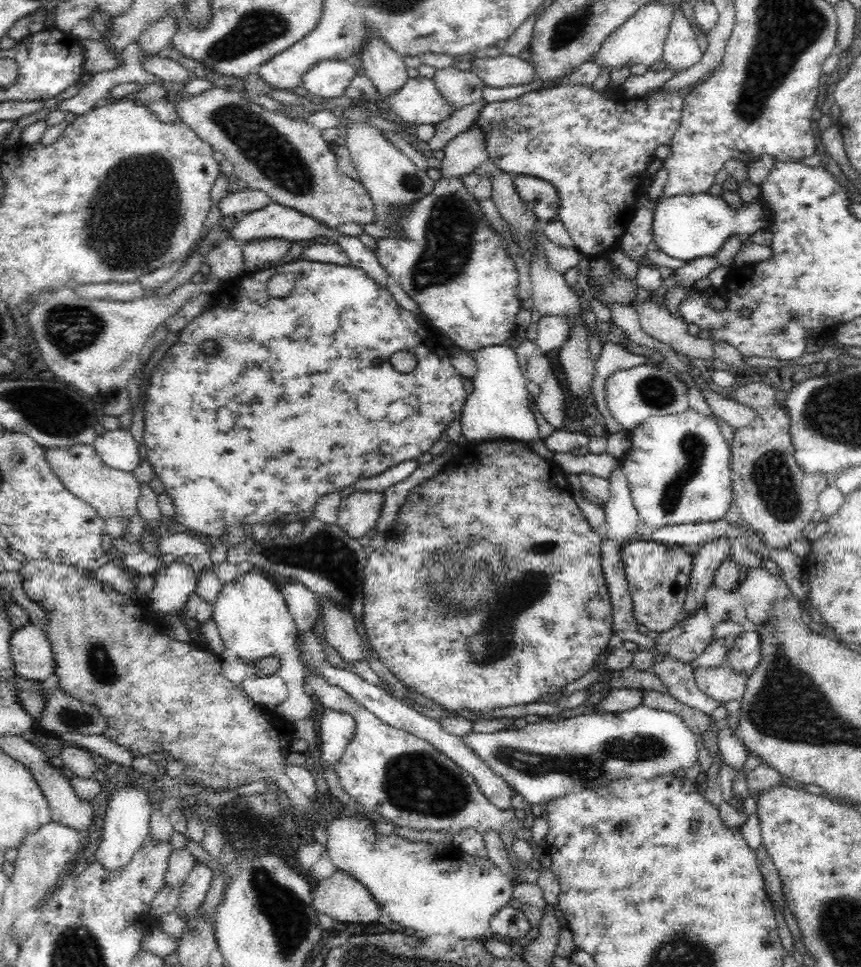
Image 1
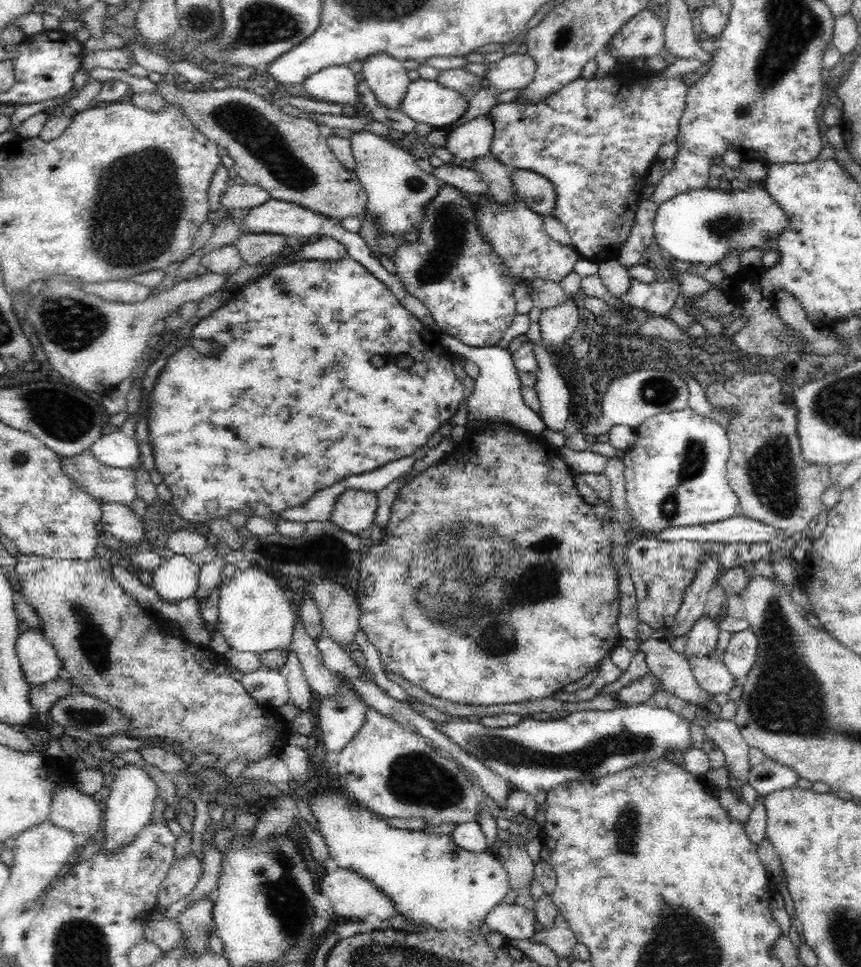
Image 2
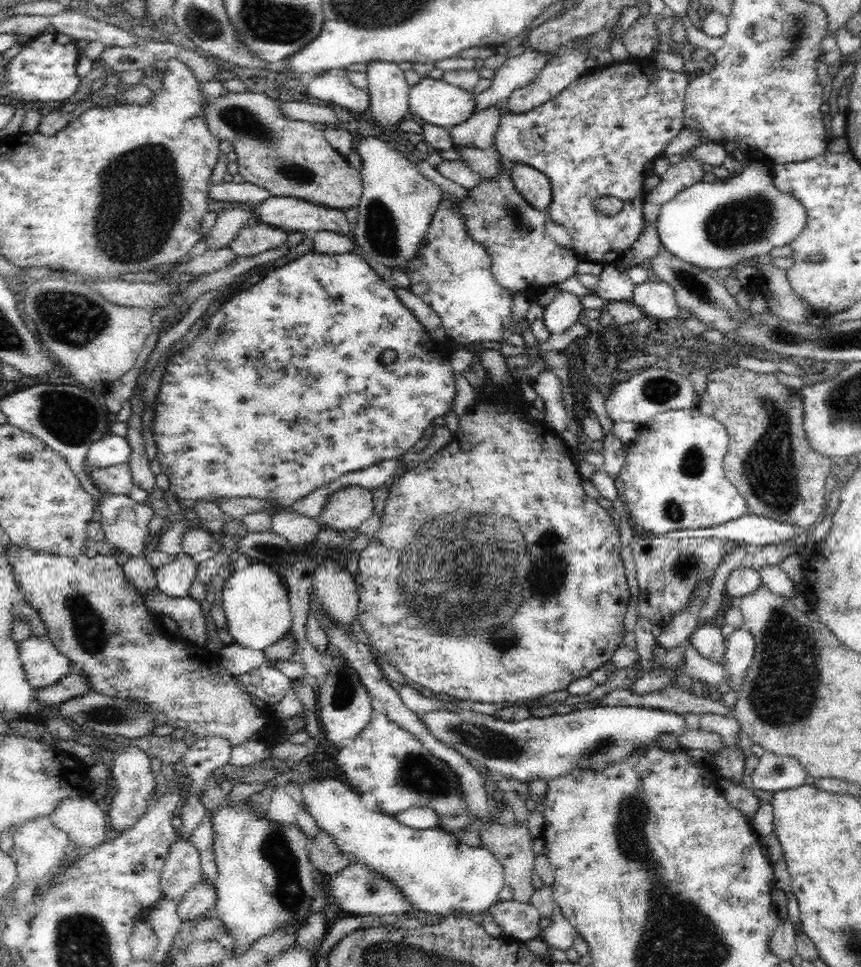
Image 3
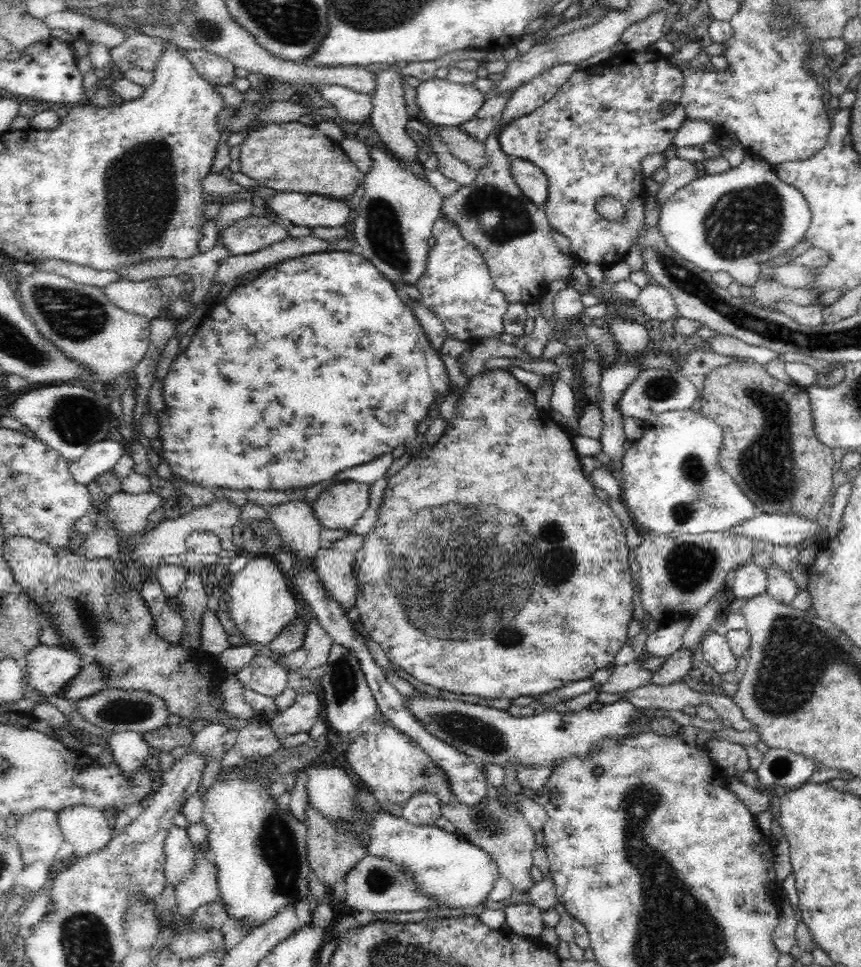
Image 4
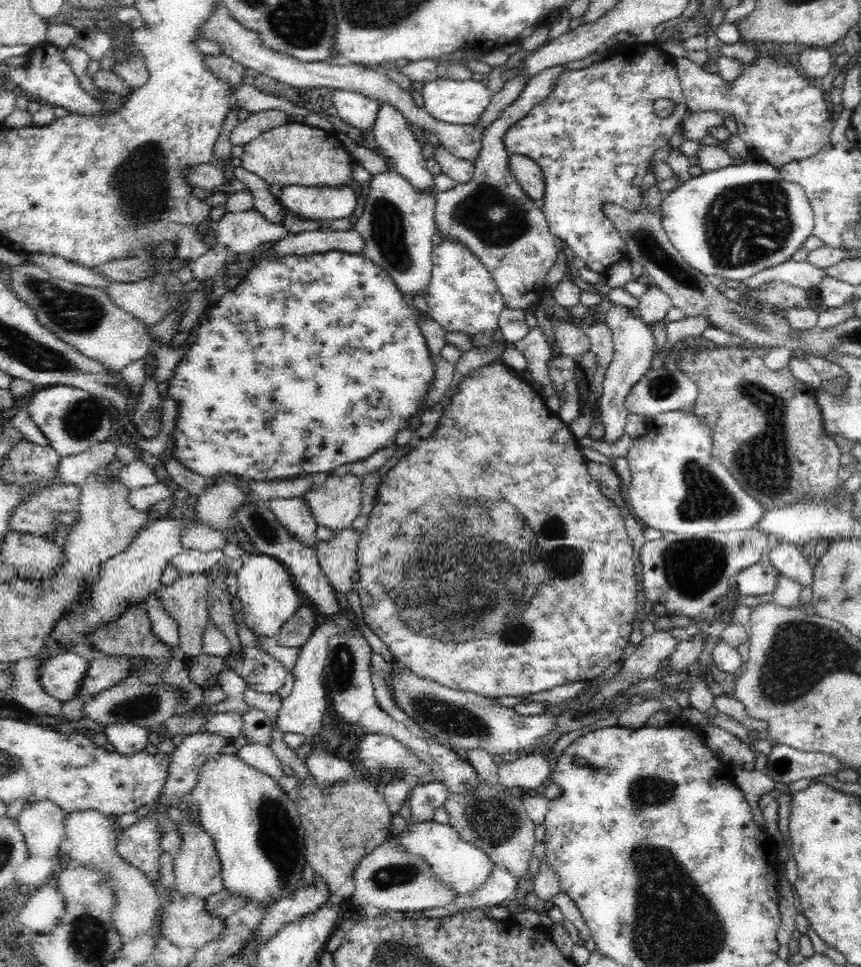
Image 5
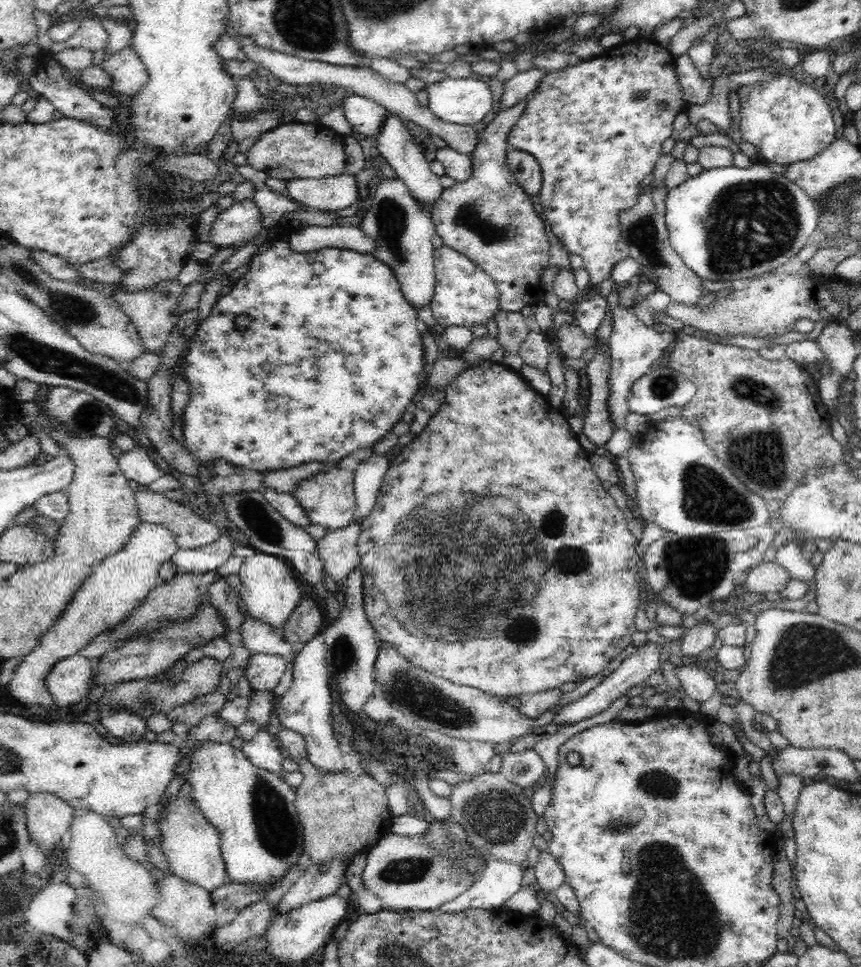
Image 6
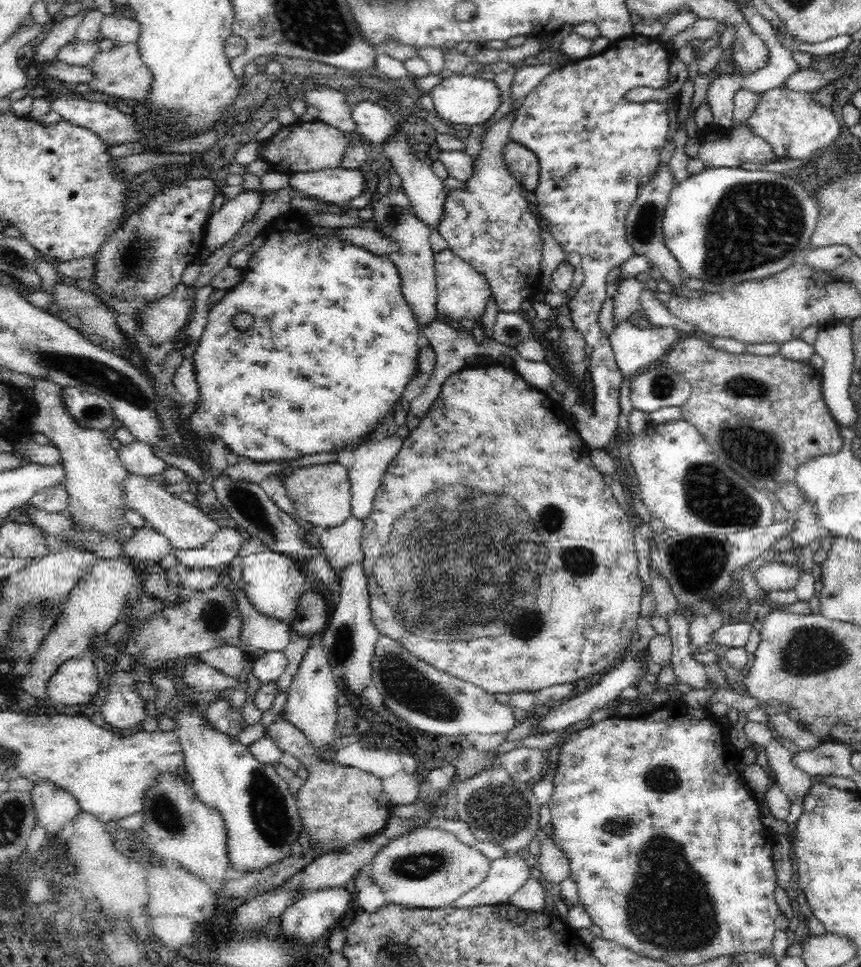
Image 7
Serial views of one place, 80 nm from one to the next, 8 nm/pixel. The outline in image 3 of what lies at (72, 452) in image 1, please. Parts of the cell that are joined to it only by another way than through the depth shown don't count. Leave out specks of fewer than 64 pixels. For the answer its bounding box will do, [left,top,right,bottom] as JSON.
[86,463,133,495]

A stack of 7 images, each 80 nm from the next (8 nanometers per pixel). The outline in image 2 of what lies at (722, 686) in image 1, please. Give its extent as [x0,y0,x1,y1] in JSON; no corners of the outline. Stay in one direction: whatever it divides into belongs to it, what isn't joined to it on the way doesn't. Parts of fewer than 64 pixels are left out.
[689,657,736,696]

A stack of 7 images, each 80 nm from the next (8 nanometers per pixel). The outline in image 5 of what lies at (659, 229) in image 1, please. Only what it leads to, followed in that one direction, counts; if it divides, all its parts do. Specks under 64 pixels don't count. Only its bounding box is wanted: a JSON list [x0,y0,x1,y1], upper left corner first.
[660,157,814,283]

